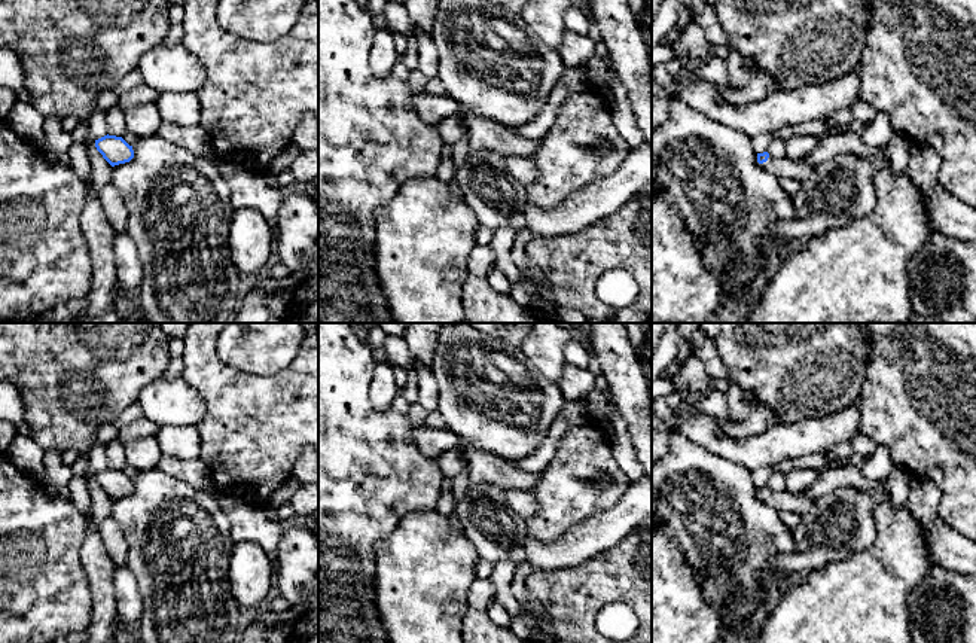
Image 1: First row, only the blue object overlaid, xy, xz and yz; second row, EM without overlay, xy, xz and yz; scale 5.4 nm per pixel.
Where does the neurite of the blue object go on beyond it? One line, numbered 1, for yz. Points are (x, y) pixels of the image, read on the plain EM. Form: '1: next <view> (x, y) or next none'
1: next none

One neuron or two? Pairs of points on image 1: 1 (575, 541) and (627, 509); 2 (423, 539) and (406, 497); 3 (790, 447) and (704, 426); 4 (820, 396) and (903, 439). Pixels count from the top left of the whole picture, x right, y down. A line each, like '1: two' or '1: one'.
1: one
2: two
3: one
4: two

